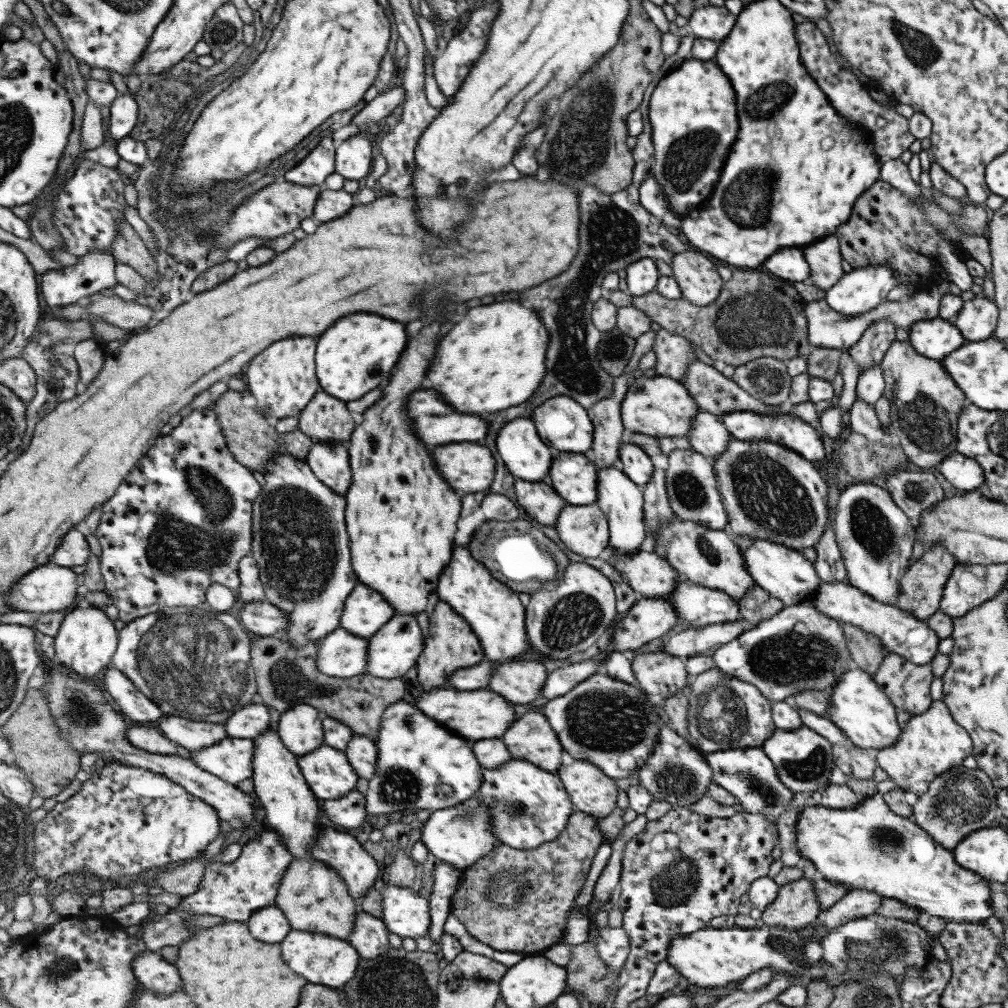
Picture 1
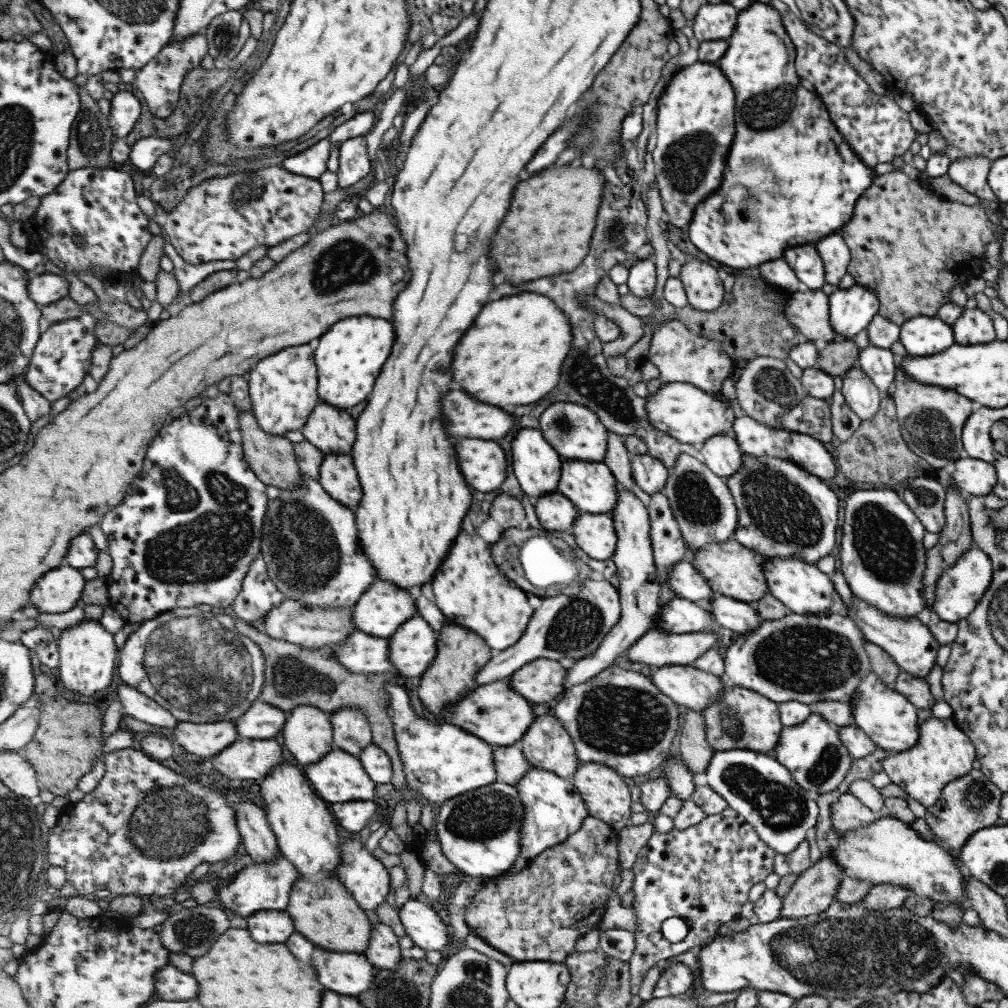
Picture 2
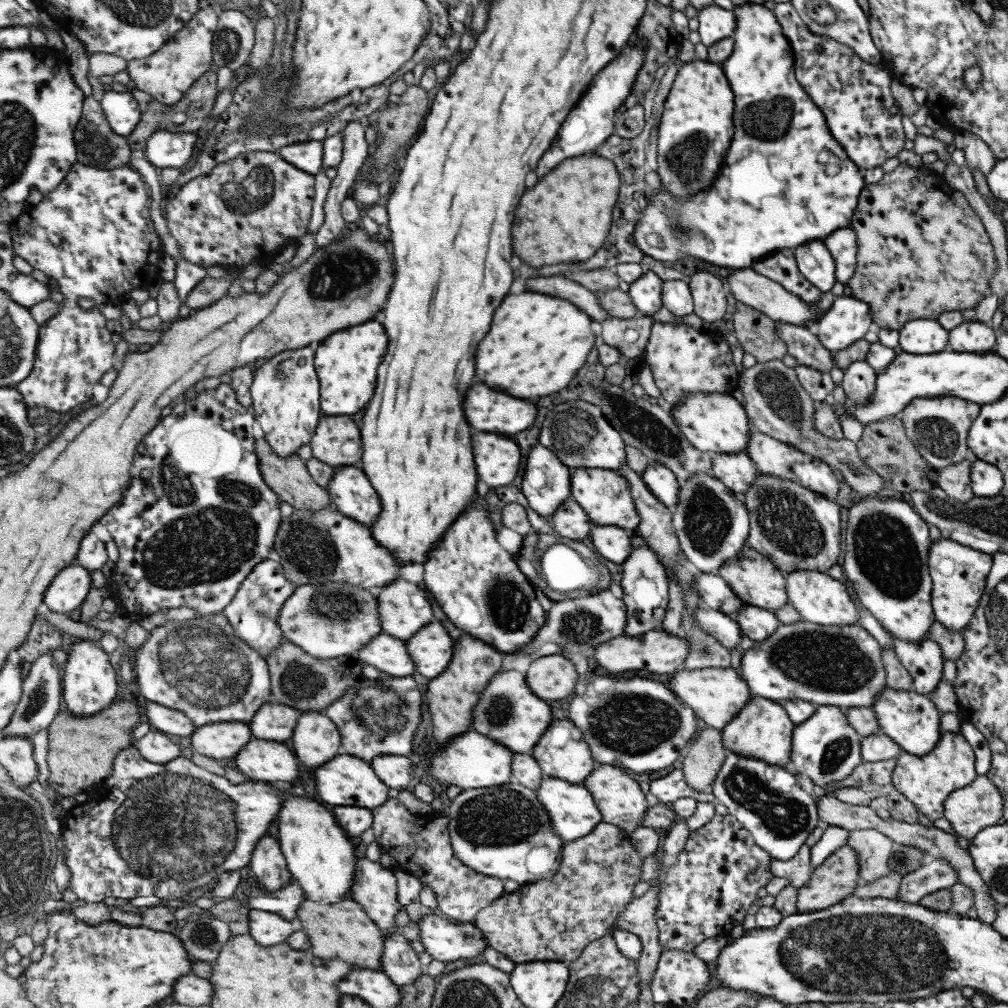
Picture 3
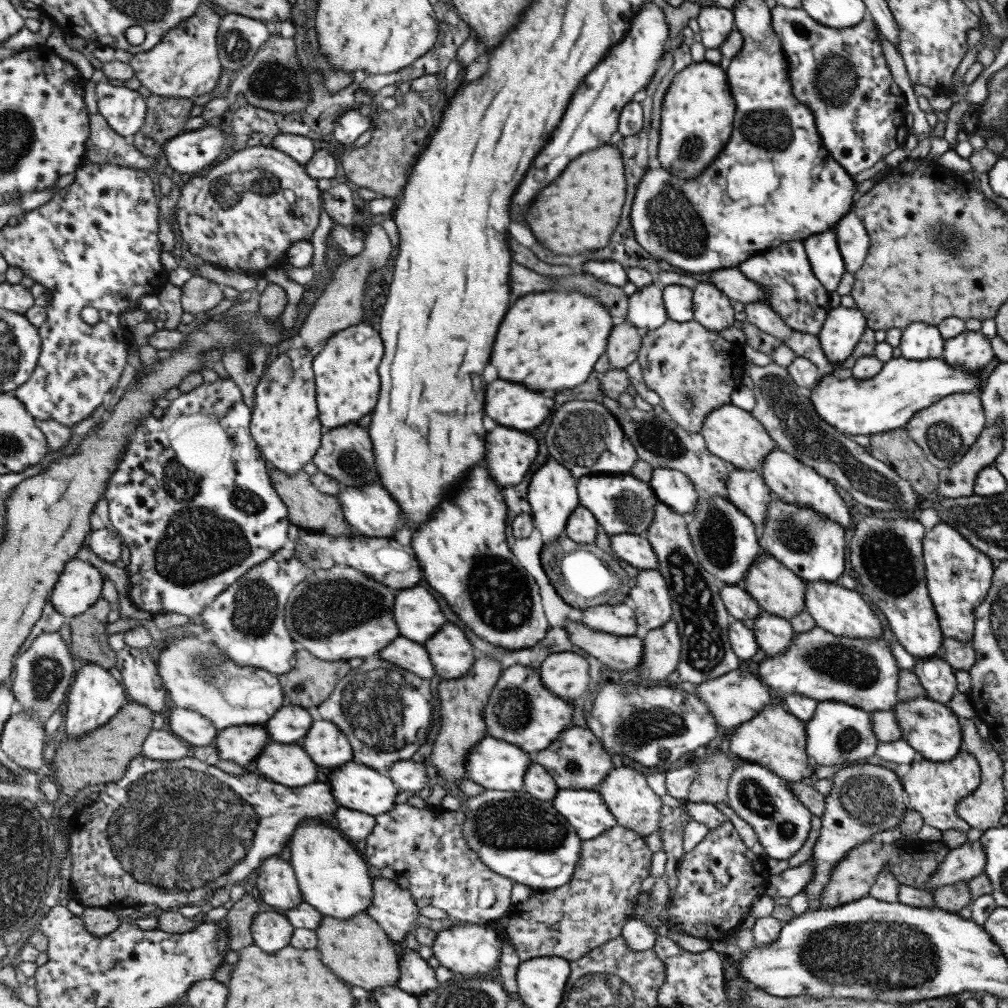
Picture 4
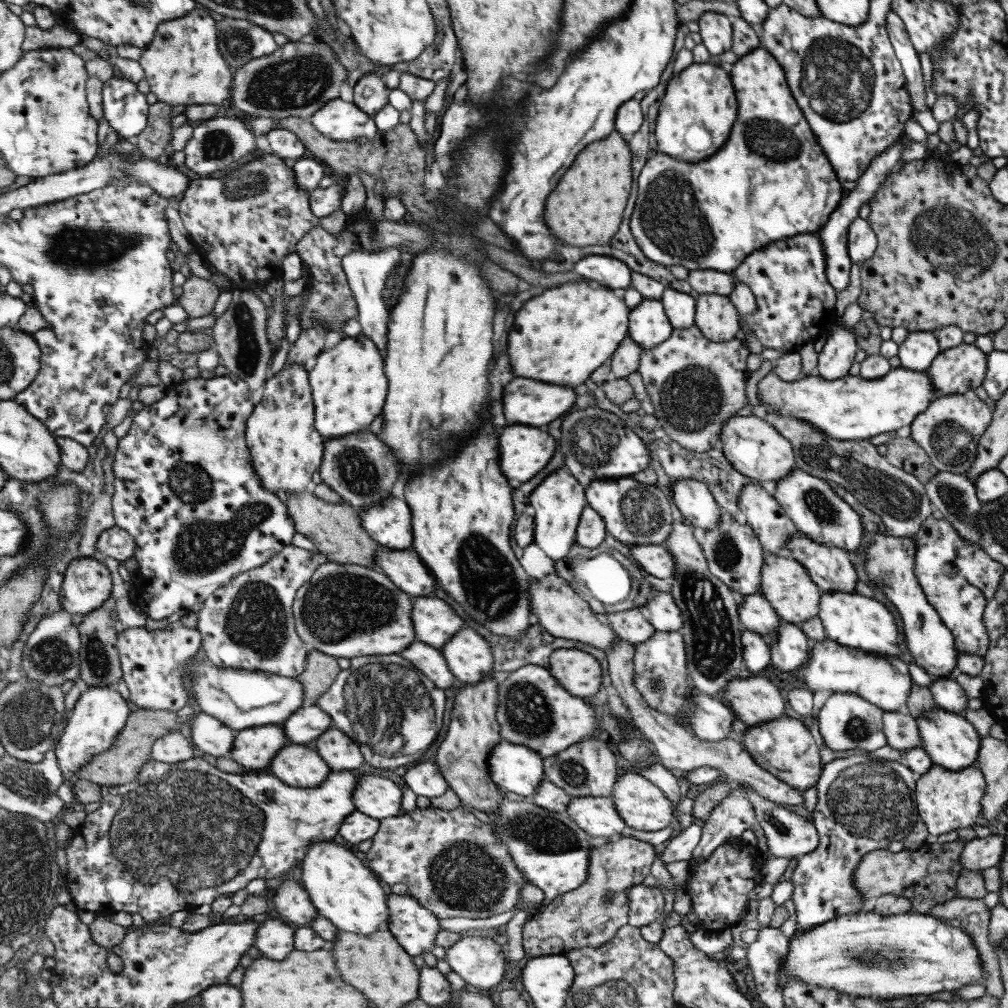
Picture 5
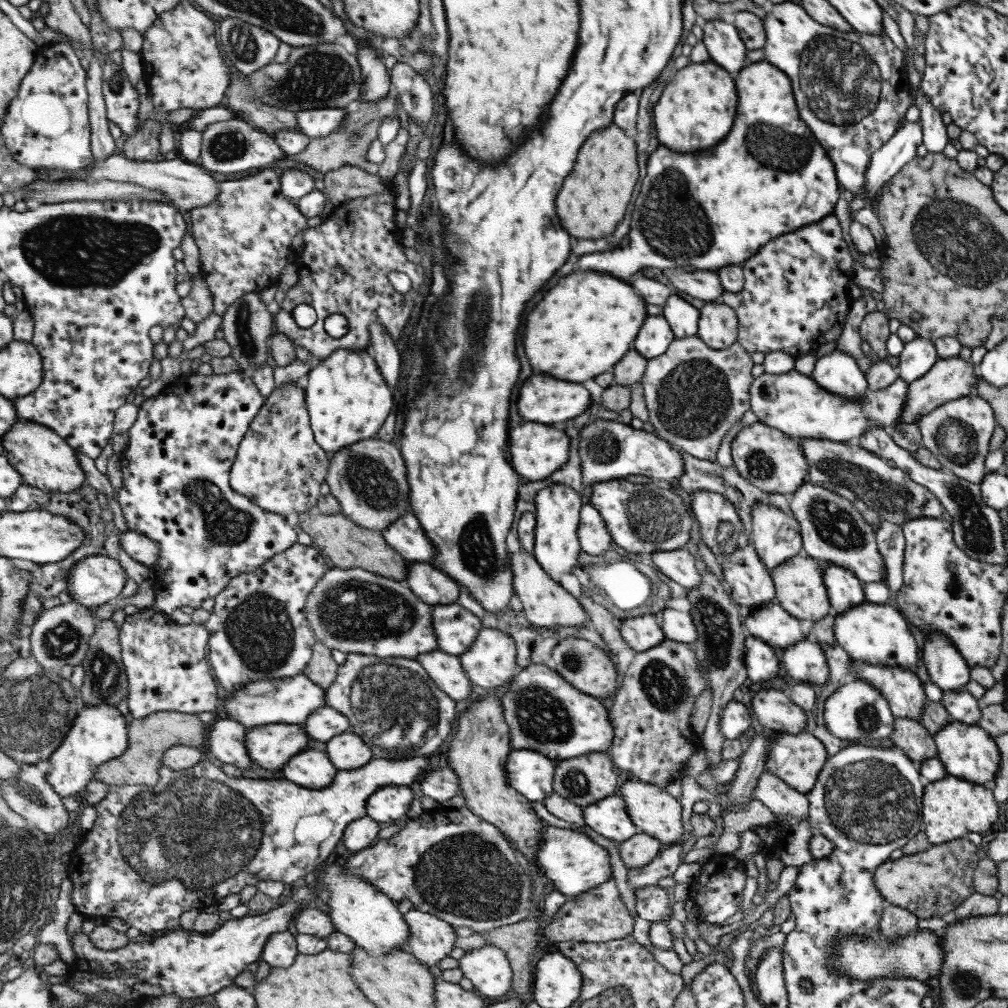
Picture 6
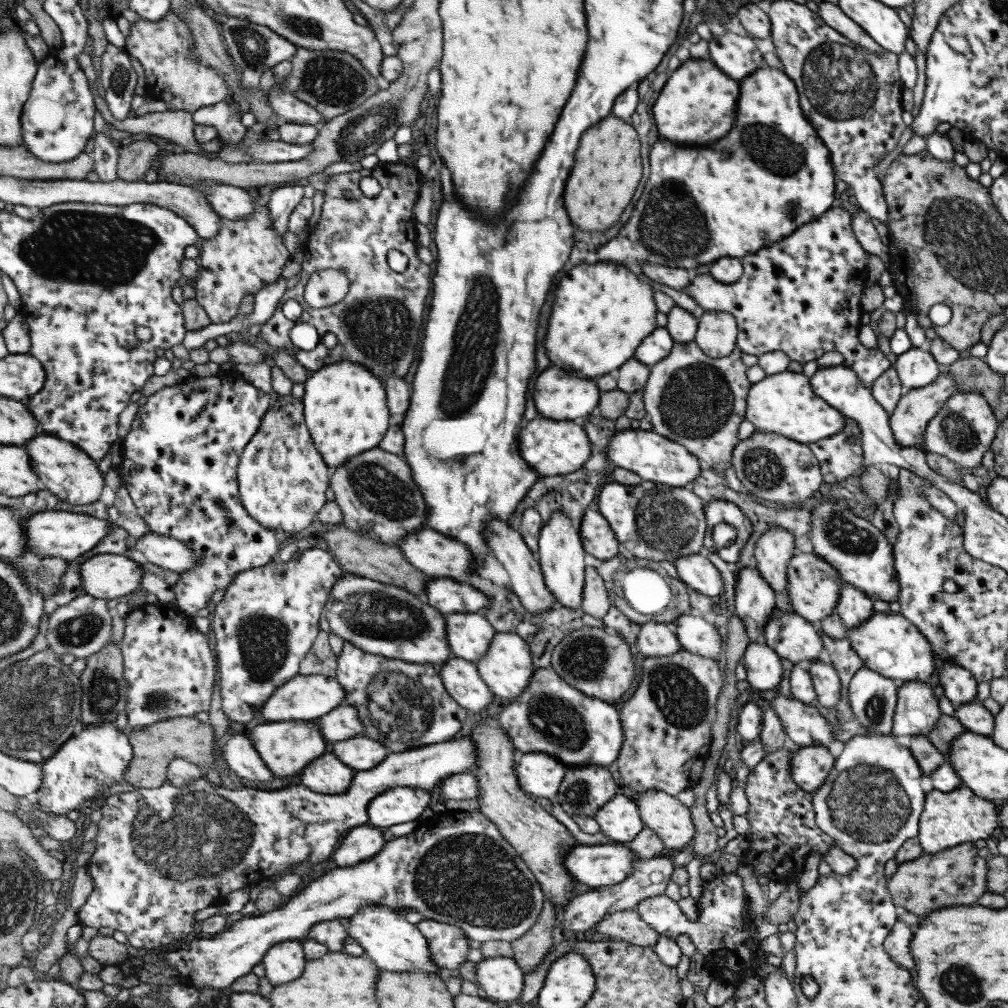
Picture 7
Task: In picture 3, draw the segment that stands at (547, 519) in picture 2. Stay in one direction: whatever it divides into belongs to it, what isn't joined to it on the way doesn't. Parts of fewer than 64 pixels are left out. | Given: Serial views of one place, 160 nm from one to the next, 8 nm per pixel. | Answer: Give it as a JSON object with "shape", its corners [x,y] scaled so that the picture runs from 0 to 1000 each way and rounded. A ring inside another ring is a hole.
{"shape":[[[567,494],[553,501],[545,516],[557,535],[571,534],[576,536],[584,530],[586,520],[584,513]]]}

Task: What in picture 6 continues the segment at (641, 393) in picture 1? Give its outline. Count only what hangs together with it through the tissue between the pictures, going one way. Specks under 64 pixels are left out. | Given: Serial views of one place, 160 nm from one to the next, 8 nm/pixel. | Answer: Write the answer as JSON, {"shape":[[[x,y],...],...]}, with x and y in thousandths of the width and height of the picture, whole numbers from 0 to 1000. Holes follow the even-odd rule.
{"shape":[[[755,419],[737,424],[724,439],[724,451],[731,470],[755,488],[785,492],[802,477],[801,457],[791,435],[781,433]]]}

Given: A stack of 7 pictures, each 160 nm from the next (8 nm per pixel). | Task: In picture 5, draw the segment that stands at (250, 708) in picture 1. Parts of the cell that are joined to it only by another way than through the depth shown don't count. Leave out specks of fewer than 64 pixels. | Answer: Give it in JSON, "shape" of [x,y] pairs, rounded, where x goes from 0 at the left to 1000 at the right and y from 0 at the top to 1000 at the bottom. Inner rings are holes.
{"shape":[[[316,699],[301,700],[281,718],[286,734],[293,738],[303,738],[303,736],[314,734],[330,719],[328,709],[324,708],[324,705]]]}

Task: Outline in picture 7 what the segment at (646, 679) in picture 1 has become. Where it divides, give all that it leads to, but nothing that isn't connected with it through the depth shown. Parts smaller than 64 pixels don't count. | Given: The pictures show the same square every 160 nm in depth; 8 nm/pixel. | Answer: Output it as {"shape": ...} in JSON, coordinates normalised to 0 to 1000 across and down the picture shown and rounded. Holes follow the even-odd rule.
{"shape":[[[772,689],[764,694],[763,702],[775,715],[778,730],[792,741],[814,739],[820,742],[826,736],[826,720],[809,701]]]}

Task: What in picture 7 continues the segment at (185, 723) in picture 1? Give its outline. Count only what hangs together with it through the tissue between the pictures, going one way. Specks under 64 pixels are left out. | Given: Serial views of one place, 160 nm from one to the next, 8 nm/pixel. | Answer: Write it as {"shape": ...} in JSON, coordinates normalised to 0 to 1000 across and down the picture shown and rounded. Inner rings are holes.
{"shape":[[[313,715],[261,716],[249,724],[248,733],[259,752],[275,771],[297,769],[309,756],[324,746],[324,733]]]}

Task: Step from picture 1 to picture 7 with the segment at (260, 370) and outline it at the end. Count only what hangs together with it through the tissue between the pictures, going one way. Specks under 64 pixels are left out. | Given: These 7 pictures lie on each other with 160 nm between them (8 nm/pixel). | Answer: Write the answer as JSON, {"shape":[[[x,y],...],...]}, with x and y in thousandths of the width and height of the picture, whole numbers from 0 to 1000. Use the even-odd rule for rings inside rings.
{"shape":[[[278,392],[273,402],[265,409],[259,425],[240,450],[236,464],[238,493],[247,510],[261,522],[273,526],[279,524],[286,532],[295,533],[329,495],[328,472],[333,465],[323,459],[323,455],[313,442],[308,424],[304,421],[302,400],[290,392]]]}

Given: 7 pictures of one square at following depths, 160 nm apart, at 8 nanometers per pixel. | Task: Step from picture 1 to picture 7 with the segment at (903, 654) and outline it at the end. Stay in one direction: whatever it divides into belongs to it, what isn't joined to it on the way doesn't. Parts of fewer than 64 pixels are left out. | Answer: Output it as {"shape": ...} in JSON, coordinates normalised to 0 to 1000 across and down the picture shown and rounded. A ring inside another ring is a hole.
{"shape":[[[968,694],[946,701],[946,711],[957,725],[983,730],[986,721],[986,710]]]}

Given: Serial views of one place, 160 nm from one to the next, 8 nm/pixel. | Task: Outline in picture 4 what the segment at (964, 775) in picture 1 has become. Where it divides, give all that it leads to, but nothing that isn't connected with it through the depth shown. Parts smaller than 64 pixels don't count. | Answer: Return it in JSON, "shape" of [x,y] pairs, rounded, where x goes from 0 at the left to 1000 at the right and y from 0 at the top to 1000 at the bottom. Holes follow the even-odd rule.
{"shape":[[[952,713],[952,725],[952,742],[967,751],[972,762],[972,775],[963,788],[951,794],[946,805],[962,821],[968,821],[975,825],[980,823],[980,821],[991,819],[991,813],[993,813],[993,810],[996,808],[996,793],[999,787],[994,779],[994,754],[987,744],[983,742],[980,735],[978,736],[971,732],[963,713]]]}

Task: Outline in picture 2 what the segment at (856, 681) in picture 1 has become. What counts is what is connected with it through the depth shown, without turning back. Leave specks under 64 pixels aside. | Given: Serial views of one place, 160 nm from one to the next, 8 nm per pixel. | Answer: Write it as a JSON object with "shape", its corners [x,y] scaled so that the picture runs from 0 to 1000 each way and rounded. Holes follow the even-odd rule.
{"shape":[[[862,668],[854,675],[842,697],[845,718],[853,722],[870,742],[891,747],[903,743],[911,735],[909,702],[895,688],[874,677],[868,668]]]}

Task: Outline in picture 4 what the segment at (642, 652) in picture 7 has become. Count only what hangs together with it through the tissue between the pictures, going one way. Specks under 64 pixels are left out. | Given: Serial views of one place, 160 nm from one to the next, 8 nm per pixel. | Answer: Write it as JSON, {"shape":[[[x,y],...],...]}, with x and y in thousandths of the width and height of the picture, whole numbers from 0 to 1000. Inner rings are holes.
{"shape":[[[618,597],[578,603],[574,617],[582,624],[615,632],[628,631],[632,627],[630,608]]]}

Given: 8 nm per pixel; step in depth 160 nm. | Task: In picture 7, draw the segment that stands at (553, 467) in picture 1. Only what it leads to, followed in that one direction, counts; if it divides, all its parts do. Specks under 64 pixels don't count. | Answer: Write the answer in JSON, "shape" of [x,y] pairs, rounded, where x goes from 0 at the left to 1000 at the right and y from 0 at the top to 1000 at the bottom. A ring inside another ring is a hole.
{"shape":[[[636,477],[630,482],[610,478],[596,481],[591,505],[602,515],[610,534],[632,554],[662,556],[698,549],[696,534],[700,528],[697,501],[701,499],[688,488],[654,479]]]}

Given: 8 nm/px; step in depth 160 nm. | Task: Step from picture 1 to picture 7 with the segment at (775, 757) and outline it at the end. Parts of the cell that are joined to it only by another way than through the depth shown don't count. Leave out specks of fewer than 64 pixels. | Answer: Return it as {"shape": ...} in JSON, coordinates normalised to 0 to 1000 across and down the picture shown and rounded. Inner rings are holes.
{"shape":[[[856,661],[846,668],[840,682],[842,704],[859,723],[859,730],[885,726],[885,708],[891,677]]]}

